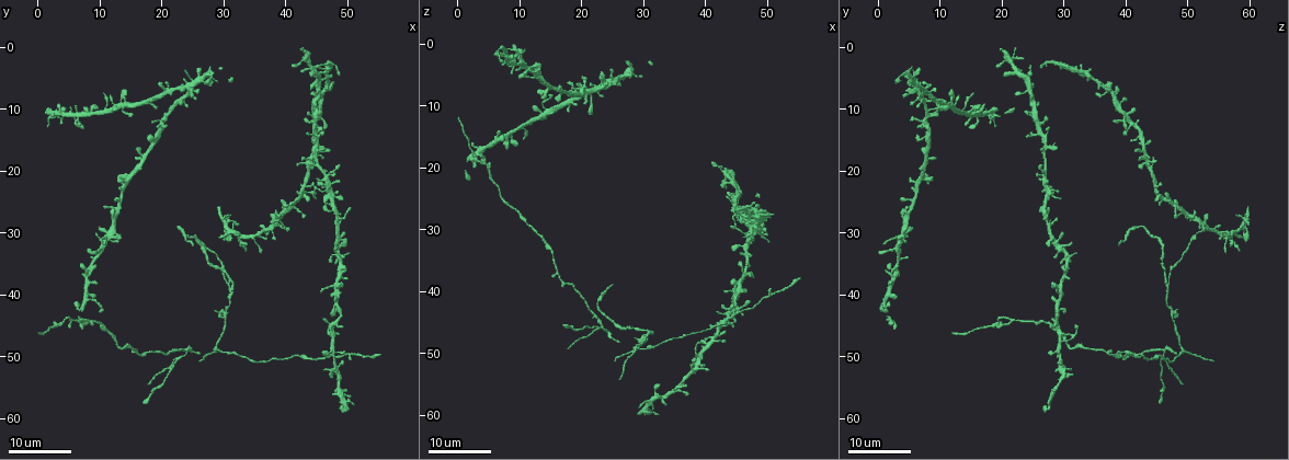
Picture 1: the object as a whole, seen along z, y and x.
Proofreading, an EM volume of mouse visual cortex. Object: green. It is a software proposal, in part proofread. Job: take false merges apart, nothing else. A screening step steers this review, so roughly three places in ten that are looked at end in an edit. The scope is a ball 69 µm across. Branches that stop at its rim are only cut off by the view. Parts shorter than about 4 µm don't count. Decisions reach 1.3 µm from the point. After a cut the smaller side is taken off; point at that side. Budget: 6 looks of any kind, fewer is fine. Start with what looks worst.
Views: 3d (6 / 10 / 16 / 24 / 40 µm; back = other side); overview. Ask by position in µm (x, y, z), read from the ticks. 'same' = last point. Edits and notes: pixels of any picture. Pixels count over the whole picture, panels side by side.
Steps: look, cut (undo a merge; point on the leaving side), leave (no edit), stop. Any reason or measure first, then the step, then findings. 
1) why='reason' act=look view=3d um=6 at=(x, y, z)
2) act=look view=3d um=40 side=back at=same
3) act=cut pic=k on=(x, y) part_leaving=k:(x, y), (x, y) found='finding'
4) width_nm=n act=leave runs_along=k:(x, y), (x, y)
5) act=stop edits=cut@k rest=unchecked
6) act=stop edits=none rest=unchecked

why='side arm on a straight run' act=look view=3d um=24 at=(24.0, 49.0, 46.5)

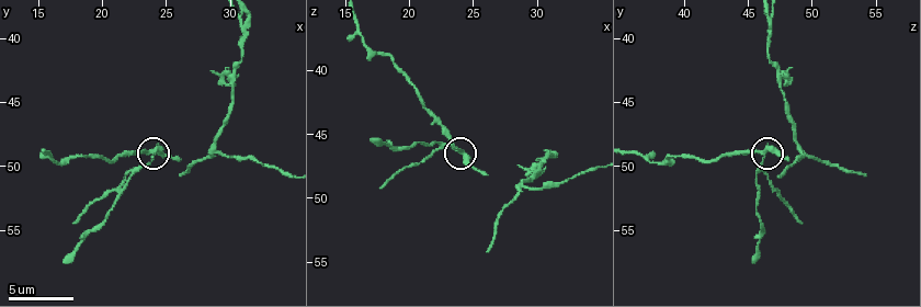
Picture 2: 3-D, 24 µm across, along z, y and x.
act=look view=3d um=6 at=(24.2, 48.8, 46.6)

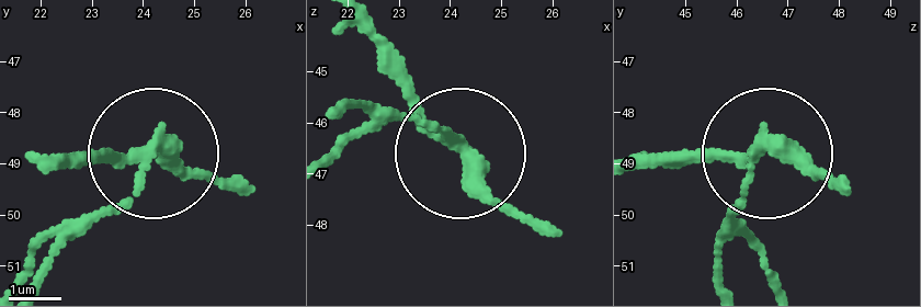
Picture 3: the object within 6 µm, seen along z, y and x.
act=cut pic=3 on=(110, 207) part_leaving=3:(753, 156), (714, 282) found='a second neuron is stuck on'

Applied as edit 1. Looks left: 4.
act=look view=overview

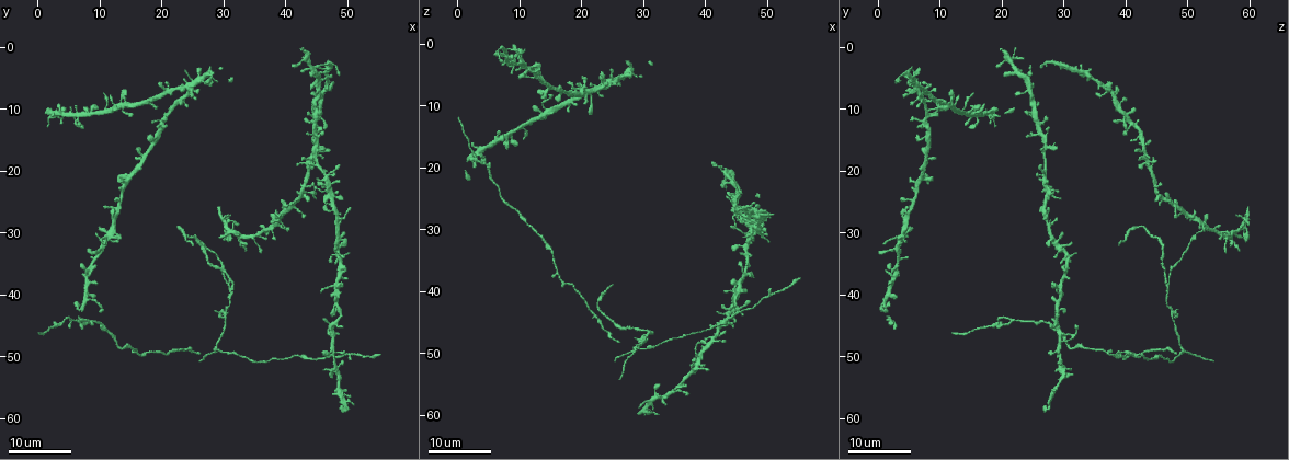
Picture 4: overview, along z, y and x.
why='three arms meet' act=look view=3d um=16 at=(29.0, 49.0, 49.5)

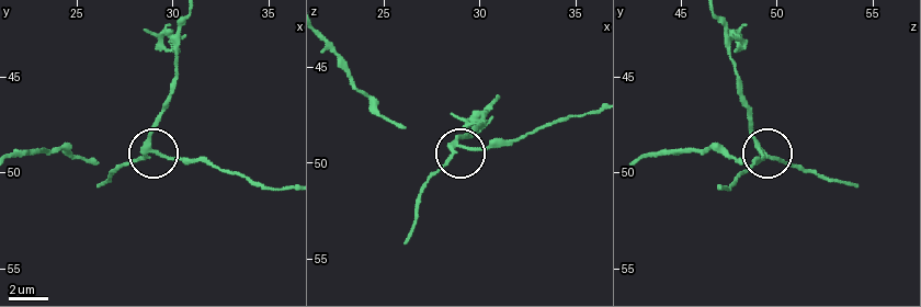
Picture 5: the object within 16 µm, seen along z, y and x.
why='zoom in' act=look view=3d um=10 at=(28.7, 48.5, 48.9)

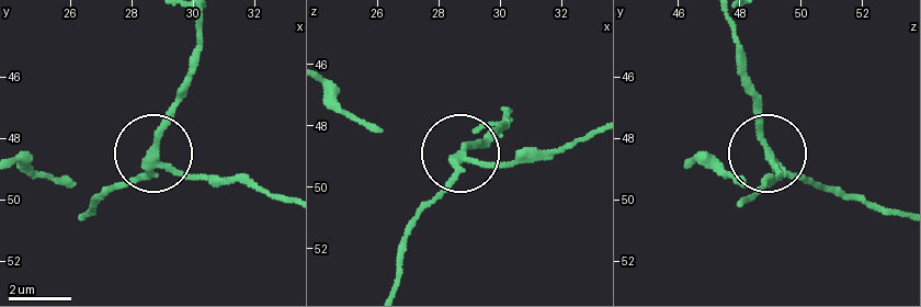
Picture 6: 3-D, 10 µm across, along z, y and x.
side_arm_um=86 act=cut pic=6 on=(131, 183) part_leaving=6:(152, 159), (200, 20) found='two neurons meet here'

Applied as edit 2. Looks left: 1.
why='three-way junction' act=look view=3d um=10 at=(16.4, 49.6, 37.6)

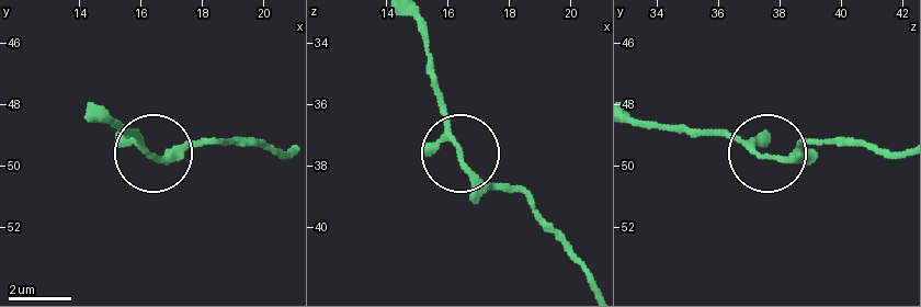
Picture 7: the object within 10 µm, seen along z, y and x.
width_nm=140 act=leave runs_along=7:(113, 120), (160, 156), (192, 144), (228, 144) found='all the same neuron'

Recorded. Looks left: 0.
act=stop edits=cut@3,cut@6 rest=unchecked

